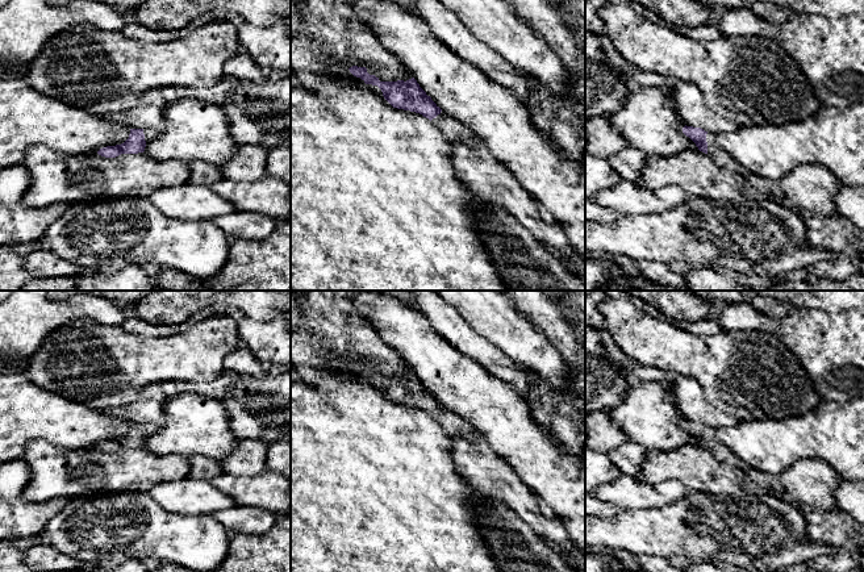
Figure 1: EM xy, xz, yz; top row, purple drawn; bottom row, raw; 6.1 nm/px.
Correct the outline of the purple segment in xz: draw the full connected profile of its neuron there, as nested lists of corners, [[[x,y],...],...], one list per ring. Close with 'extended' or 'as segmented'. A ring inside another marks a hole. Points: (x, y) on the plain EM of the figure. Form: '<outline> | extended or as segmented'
[[[352,360],[350,367],[360,372],[366,379],[377,380],[384,393],[397,404],[410,405],[429,413],[450,438],[473,439],[471,425],[458,414],[446,409],[414,372],[404,376],[380,376],[375,369],[370,369],[366,362]]] | extended

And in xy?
[[[130,423],[129,433],[124,438],[103,442],[97,448],[105,452],[116,452],[121,448],[143,447],[146,439],[154,435],[158,430],[159,427],[154,423]]] | extended

